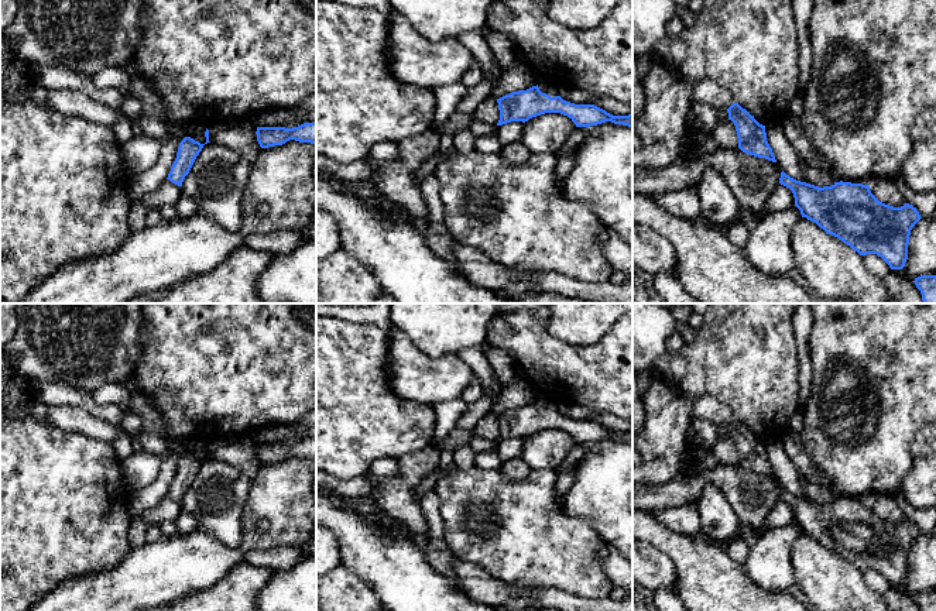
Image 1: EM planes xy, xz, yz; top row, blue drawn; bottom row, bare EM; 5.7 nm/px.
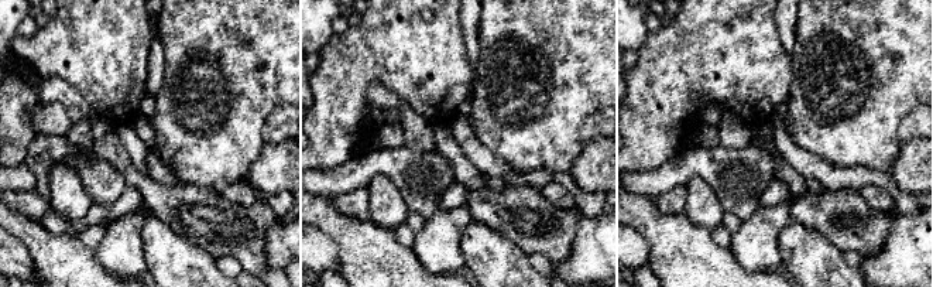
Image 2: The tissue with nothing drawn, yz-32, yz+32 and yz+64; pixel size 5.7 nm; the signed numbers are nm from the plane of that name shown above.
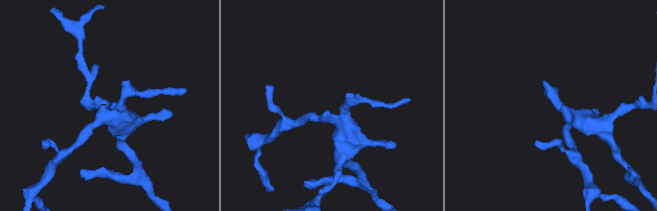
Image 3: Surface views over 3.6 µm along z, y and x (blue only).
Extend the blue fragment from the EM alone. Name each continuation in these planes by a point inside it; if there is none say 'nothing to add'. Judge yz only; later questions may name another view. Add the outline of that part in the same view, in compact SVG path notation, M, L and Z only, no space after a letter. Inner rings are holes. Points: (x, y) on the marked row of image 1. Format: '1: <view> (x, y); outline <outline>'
1: yz (706, 91); outline M710 79L700 80L693 93L695 103L707 103L713 109L728 109L734 99L731 93Z

